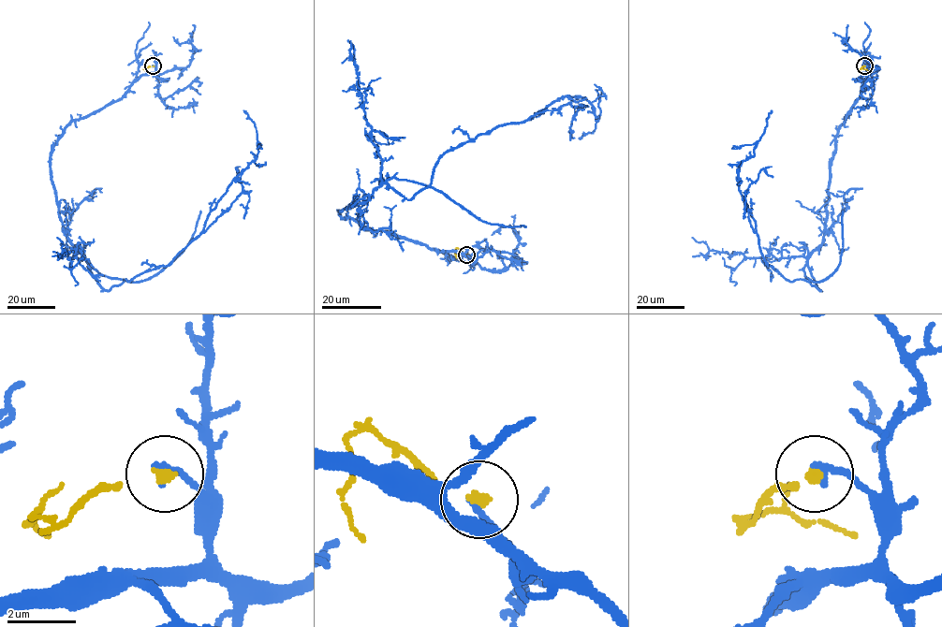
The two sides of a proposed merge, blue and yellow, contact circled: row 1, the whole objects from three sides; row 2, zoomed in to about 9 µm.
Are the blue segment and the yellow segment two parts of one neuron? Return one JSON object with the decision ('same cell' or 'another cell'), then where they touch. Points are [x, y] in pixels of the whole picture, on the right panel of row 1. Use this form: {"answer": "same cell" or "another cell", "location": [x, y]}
{"answer": "another cell", "location": [864, 65]}

